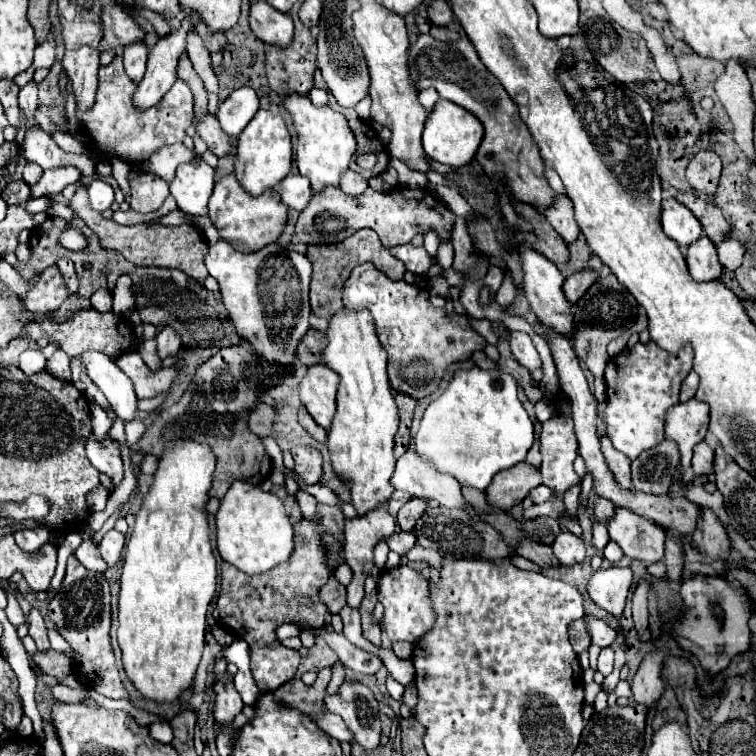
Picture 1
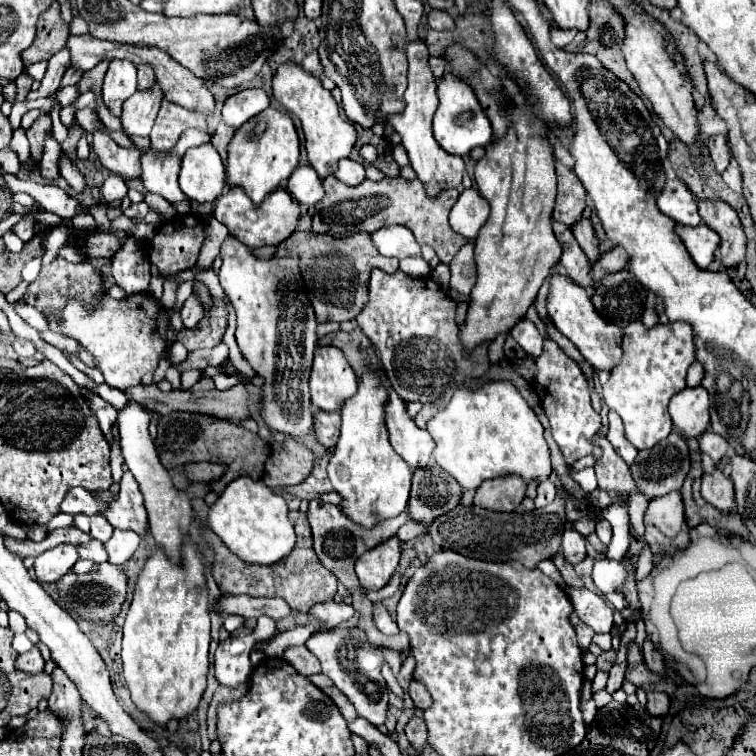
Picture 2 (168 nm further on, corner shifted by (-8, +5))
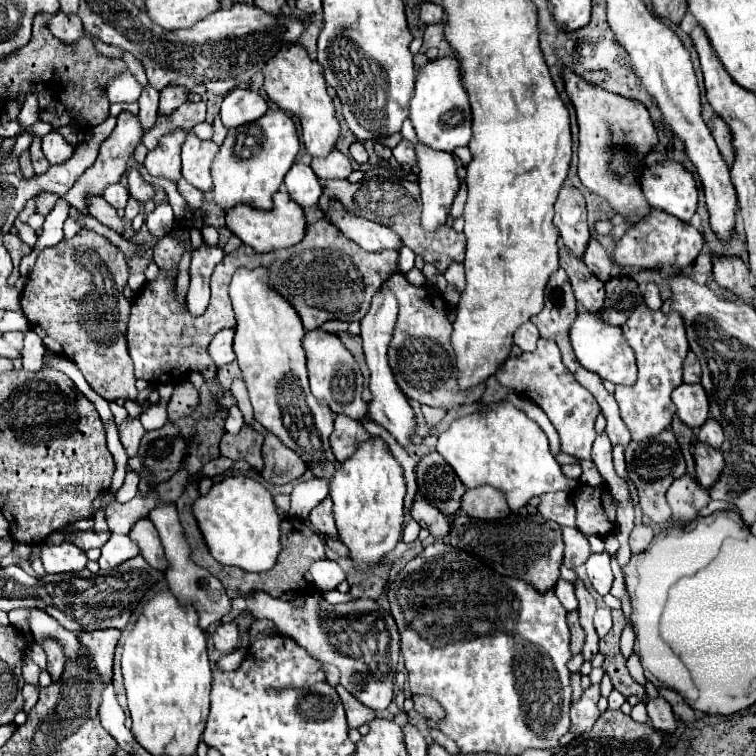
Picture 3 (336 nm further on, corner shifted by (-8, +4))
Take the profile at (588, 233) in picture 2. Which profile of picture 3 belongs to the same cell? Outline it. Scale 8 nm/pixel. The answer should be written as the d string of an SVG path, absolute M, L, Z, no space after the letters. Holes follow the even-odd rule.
M594 238L588 242L588 248L586 248L582 260L584 260L584 264L590 268L590 272L592 272L598 280L602 280L602 282L610 280L610 278L616 274L614 262L612 262L610 256L606 254L606 250L600 246L600 242L596 242Z

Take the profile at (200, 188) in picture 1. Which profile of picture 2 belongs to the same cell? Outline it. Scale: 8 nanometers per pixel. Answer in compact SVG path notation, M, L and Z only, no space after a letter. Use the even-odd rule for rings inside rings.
M212 143L188 149L180 169L180 189L196 203L214 203L226 187L226 171Z

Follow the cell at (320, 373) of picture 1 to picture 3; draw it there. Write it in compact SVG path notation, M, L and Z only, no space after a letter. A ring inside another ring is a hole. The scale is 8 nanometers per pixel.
M308 330L304 336L304 352L308 362L308 376L310 376L310 390L318 400L328 402L334 414L344 414L354 420L364 418L366 402L362 400L362 372L354 360L354 356L344 348L340 338L336 334L324 332L324 330Z

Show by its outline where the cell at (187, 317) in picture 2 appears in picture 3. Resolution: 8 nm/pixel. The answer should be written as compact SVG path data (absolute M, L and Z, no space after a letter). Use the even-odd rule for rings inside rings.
M202 244L192 252L190 288L186 294L186 304L192 316L204 314L210 300L210 276L222 258L224 258L224 252L208 244Z

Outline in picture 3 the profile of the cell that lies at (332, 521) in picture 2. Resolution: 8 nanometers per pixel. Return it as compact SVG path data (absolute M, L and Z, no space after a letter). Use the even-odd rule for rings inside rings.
M326 496L318 506L312 508L312 512L310 512L308 518L310 518L312 526L314 526L320 534L338 538L336 526L334 526L334 516L332 516L332 500L330 500L330 496Z

